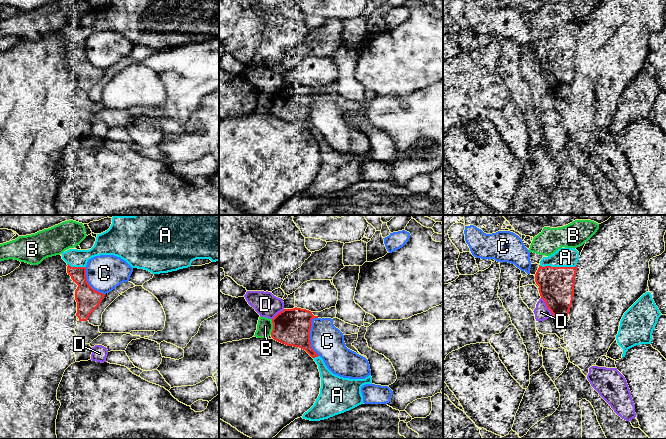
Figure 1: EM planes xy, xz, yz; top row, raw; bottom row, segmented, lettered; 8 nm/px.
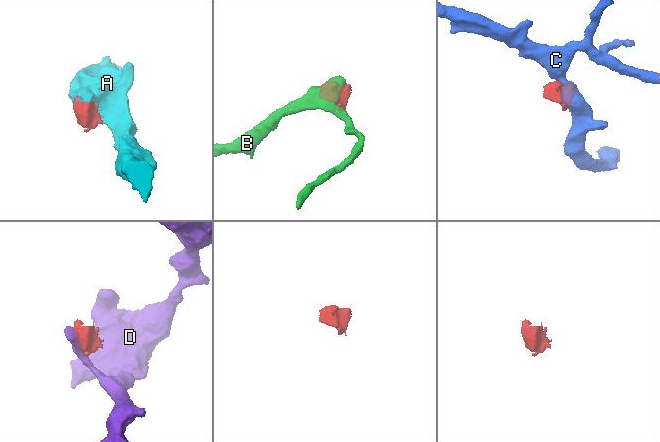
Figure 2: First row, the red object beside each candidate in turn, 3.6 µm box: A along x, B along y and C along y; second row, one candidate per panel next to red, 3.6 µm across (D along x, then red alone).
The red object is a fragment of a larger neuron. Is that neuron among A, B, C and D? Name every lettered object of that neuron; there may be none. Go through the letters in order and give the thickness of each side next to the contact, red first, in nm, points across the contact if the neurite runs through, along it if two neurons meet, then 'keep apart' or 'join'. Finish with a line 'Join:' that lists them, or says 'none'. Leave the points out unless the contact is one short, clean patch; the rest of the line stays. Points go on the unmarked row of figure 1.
A: 280 nm thick on the red side, 160 nm on the other; join
B: 300 nm thick on the red side, 130 nm on the other; keep apart
C: 300 nm thick on the red side, 260 nm on the other; keep apart
D: 280 nm thick on the red side, 120 nm on the other; keep apart
Join: A

